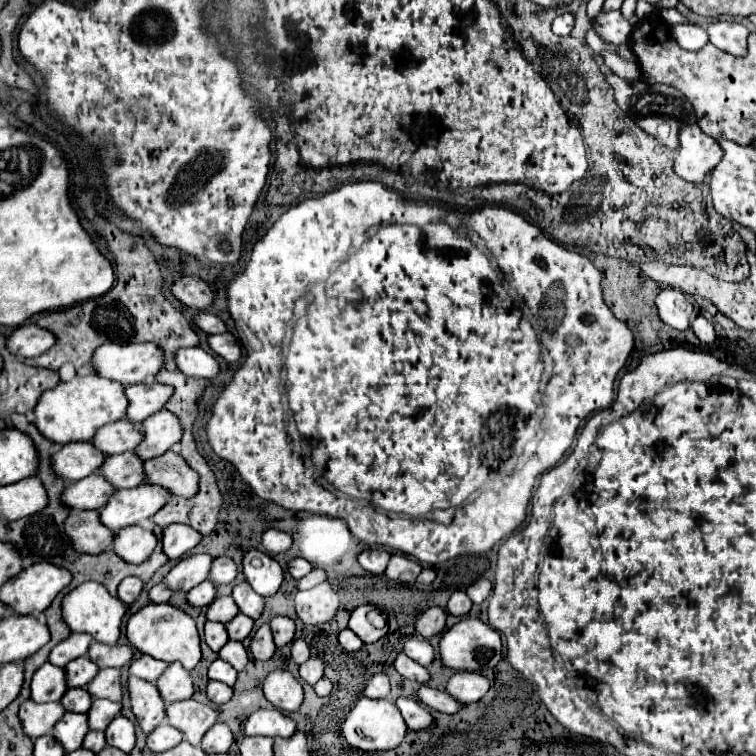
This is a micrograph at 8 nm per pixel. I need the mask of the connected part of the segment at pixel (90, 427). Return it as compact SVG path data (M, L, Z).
M96 373L90 375L76 375L68 383L58 383L54 389L48 389L38 399L34 407L34 425L36 429L52 443L66 445L74 441L90 441L94 431L106 423L118 421L124 417L126 401L124 401L124 387L116 381L108 381Z

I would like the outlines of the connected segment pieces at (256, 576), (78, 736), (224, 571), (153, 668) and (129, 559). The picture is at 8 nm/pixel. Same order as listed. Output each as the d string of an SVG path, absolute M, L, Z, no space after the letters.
M250 549L242 559L242 571L250 587L262 595L274 595L282 585L282 567L266 553L258 549Z
M64 713L64 717L54 725L52 737L62 745L66 753L72 753L82 747L82 739L86 733L88 733L86 715Z
M216 557L212 561L212 567L210 567L210 575L208 575L210 581L214 581L214 585L228 585L236 579L236 565L230 557Z
M142 655L140 659L132 661L130 675L136 675L136 677L140 677L144 681L150 681L150 683L156 683L156 679L164 673L166 667L168 665L164 661L156 661L156 659L148 657L148 655Z
M138 525L132 529L122 529L114 535L112 551L126 563L142 563L150 557L156 547L156 537L152 531L146 531Z

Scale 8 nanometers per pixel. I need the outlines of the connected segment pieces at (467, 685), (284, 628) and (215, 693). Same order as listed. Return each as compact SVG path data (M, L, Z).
M458 671L450 677L446 683L446 693L454 697L462 705L470 705L474 701L480 701L480 697L490 689L490 683L484 675Z
M274 617L270 621L270 629L272 629L272 637L274 637L276 647L290 643L294 639L294 633L296 633L296 625L288 617Z
M210 681L208 687L206 687L206 695L208 695L208 699L210 699L212 703L222 705L222 703L230 701L230 697L232 697L232 687L228 687L228 685L220 683L220 681Z

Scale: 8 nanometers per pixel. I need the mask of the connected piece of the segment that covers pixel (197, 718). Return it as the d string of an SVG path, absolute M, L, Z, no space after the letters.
M194 699L178 701L166 707L168 725L176 727L190 745L200 745L204 733L216 723L216 717L218 715L212 707Z

